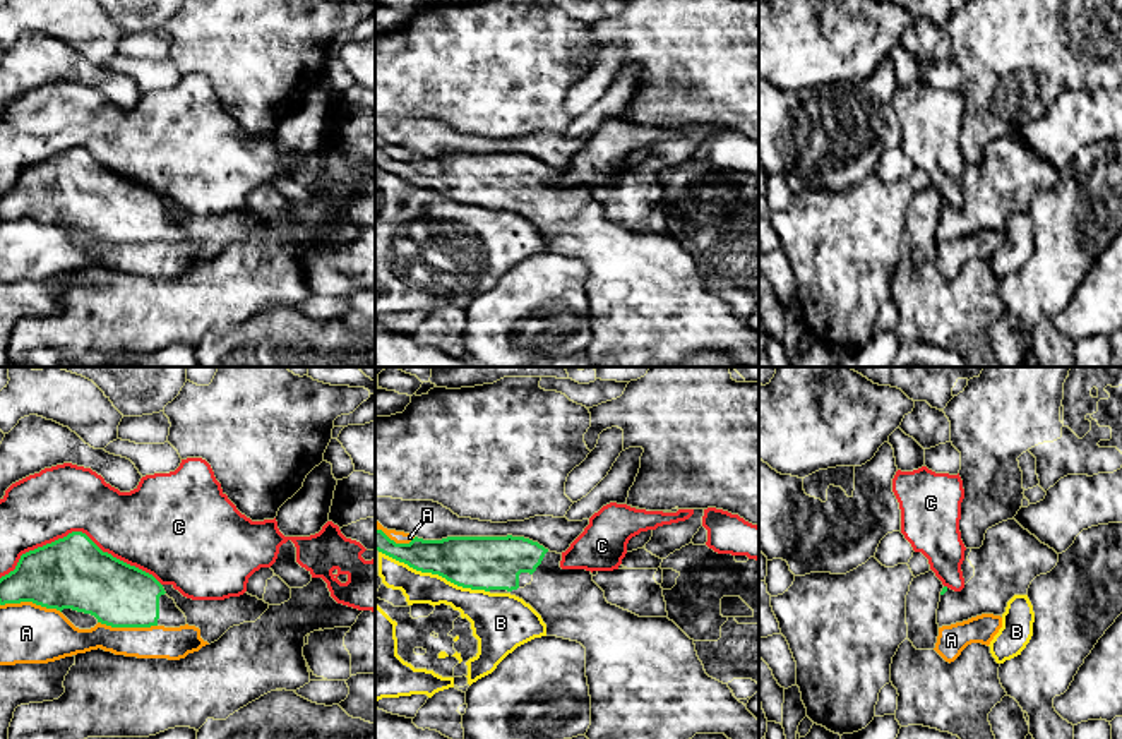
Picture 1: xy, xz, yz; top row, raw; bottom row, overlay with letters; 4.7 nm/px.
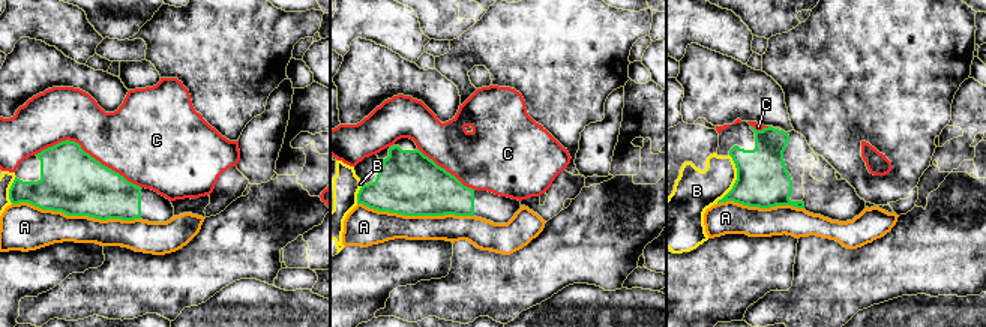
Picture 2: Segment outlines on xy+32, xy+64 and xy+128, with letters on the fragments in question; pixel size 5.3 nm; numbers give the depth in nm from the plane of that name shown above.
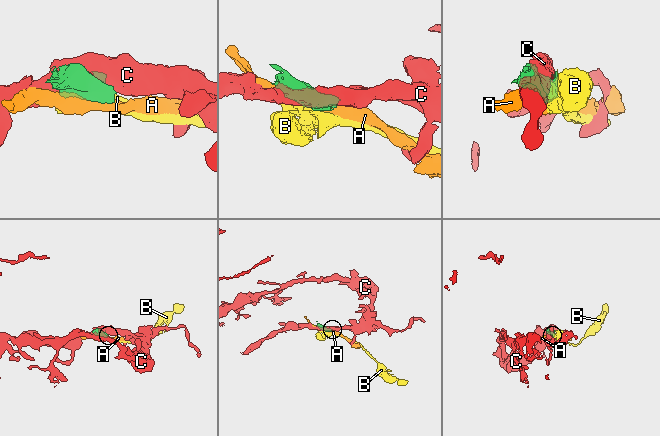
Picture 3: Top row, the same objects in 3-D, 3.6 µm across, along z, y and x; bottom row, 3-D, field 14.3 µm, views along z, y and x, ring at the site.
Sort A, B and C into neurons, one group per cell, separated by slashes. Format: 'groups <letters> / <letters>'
groups A / B C

